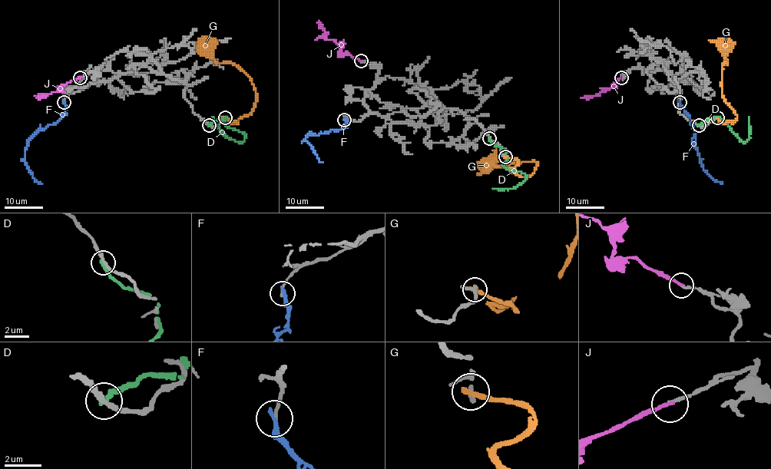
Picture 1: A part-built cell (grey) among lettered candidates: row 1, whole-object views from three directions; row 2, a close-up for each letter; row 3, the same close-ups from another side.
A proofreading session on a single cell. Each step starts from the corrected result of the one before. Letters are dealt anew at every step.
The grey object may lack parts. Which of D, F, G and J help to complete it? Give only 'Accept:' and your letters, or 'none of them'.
Accept: J

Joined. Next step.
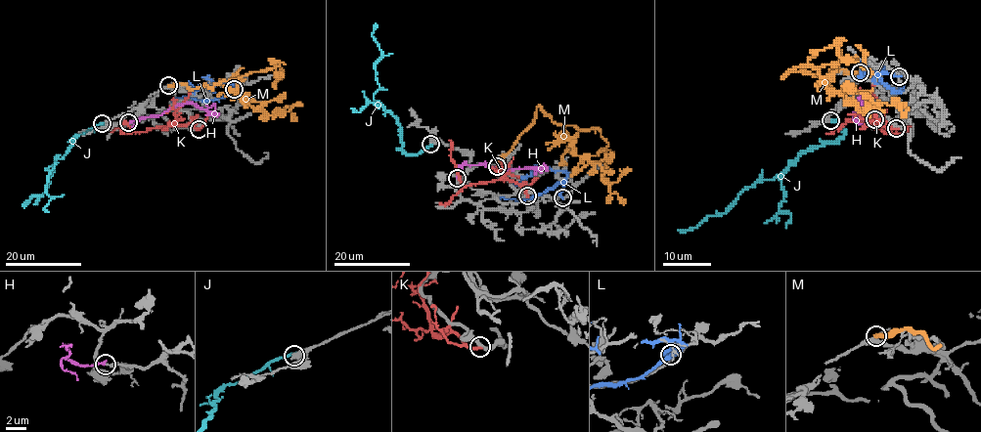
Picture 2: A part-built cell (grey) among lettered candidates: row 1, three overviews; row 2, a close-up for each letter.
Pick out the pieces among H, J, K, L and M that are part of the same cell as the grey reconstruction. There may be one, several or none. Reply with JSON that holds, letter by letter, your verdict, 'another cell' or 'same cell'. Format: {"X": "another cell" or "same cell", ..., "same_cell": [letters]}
{"H": "same cell", "J": "another cell", "K": "another cell", "L": "another cell", "M": "another cell", "same_cell": ["H"]}

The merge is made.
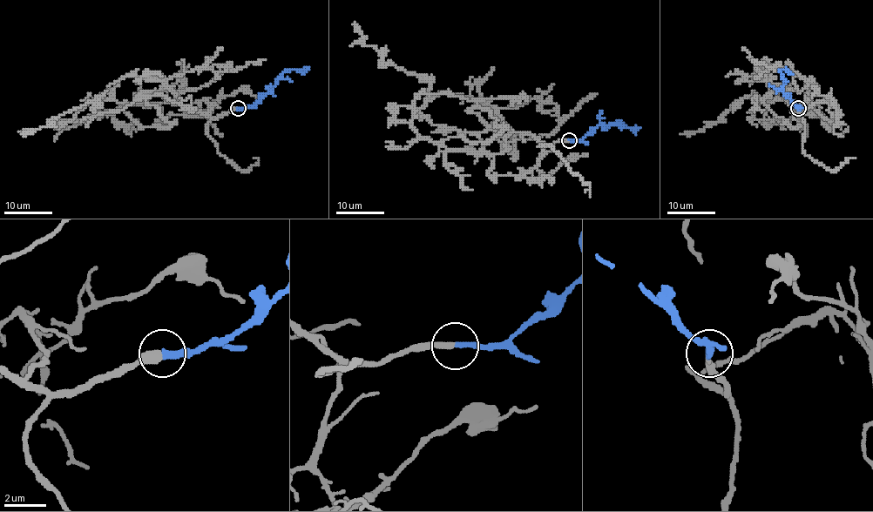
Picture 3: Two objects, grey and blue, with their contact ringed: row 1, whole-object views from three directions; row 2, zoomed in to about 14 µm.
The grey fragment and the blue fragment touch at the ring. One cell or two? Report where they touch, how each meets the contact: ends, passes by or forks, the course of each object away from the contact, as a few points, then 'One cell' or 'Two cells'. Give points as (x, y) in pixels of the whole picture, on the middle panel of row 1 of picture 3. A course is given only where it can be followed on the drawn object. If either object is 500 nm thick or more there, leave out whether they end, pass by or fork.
Place: (569, 140). At the ring grey ends. At the ring blue ends. Course of grey: (569, 140), (541, 144), (495, 129), (432, 142), (411, 124), (422, 92), (470, 100), (522, 94), (510, 99). Course of blue: (569, 140), (585, 138), (600, 124), (610, 125), (616, 122), (635, 128). One cell

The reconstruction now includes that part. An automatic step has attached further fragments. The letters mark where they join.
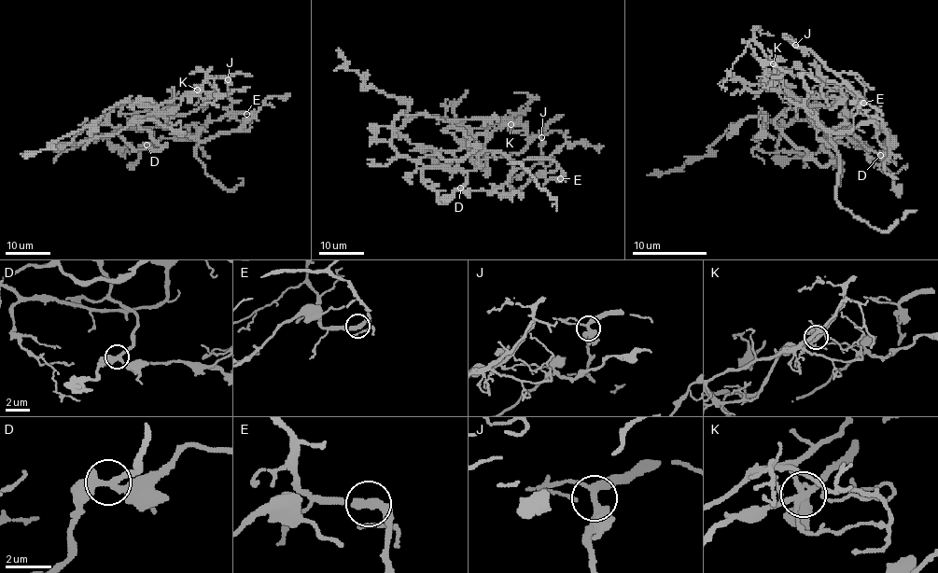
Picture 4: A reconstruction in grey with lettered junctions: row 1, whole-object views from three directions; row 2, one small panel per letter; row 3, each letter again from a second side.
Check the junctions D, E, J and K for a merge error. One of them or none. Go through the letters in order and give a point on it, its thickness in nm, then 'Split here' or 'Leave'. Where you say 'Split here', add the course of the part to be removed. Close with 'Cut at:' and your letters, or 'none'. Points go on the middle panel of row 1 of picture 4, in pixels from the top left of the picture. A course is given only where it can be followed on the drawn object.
D: Place: (460, 188). Thickness 320 nm. Leave
E: Place: (560, 178). Thickness 340 nm. Leave
J: Place: (541, 137). Thickness 240 nm. Leave
K: Place: (510, 124). Thickness 320 nm. Split here. Course of the part to remove: (510, 124), (495, 130), (479, 151), (454, 162), (437, 159), (435, 165), (425, 154), (426, 148)
Cut at: K

